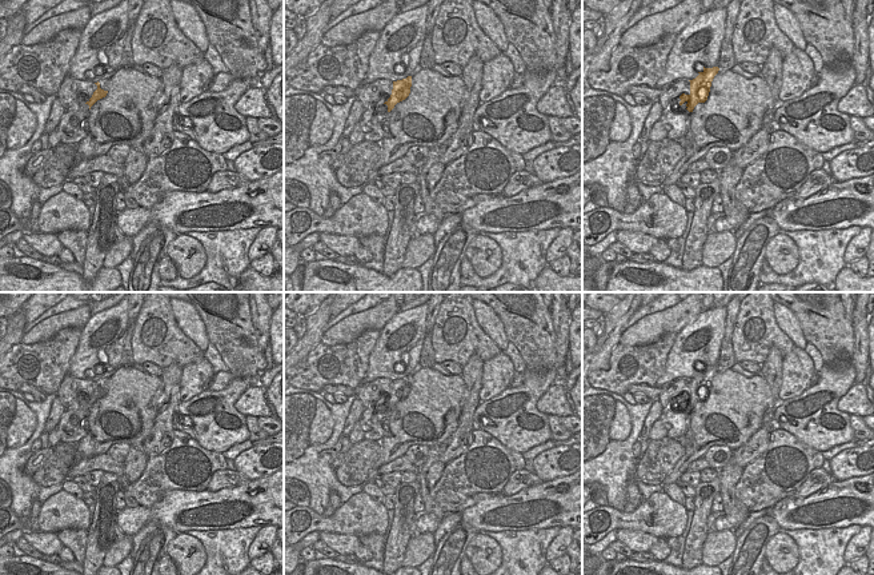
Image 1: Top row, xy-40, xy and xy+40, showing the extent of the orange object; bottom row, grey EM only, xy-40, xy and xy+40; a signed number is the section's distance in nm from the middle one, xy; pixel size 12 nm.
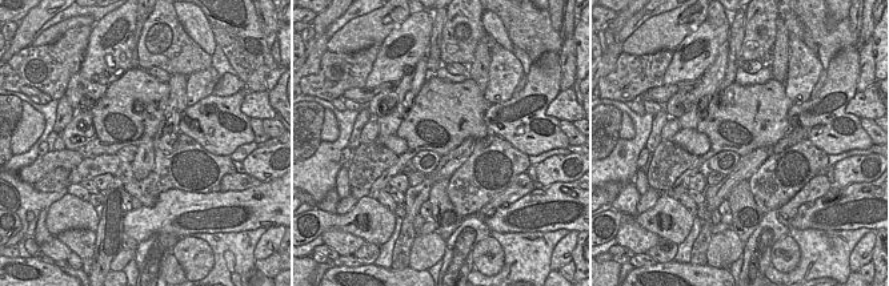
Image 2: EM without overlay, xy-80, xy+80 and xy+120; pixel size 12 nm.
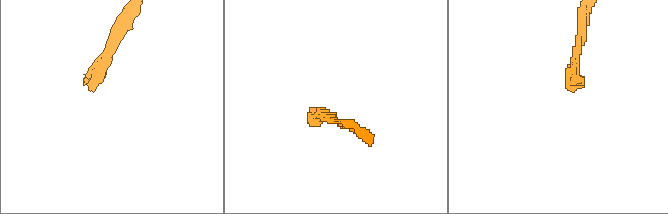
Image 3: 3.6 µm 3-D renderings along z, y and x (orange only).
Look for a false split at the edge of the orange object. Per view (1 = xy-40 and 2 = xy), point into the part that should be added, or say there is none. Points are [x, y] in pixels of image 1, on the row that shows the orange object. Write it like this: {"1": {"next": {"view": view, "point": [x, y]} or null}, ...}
{"1": {"next": {"view": "xy-40", "point": [72, 127]}}, "2": {"next": {"view": "xy", "point": [373, 123]}}}

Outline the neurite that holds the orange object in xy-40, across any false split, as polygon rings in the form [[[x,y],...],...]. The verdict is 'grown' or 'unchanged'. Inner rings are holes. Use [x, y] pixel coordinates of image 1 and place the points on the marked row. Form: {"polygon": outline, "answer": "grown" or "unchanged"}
{"polygon": [[[95,83],[97,89],[85,104],[72,104],[65,109],[61,117],[57,131],[60,133],[60,143],[63,144],[79,144],[88,136],[87,119],[89,116],[91,107],[100,99],[105,97],[108,91],[100,88],[100,83]]], "answer": "grown"}

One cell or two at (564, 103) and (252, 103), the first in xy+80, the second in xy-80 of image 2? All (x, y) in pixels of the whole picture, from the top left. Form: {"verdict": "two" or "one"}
{"verdict": "one"}

